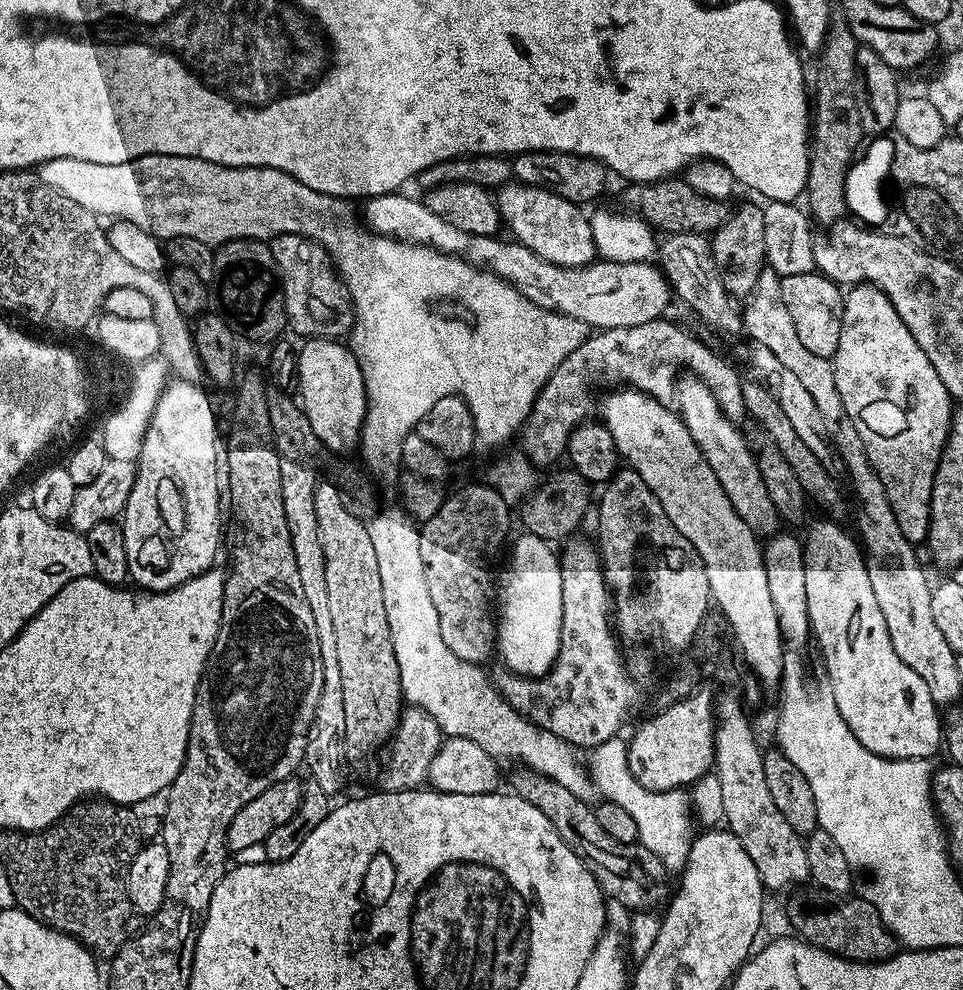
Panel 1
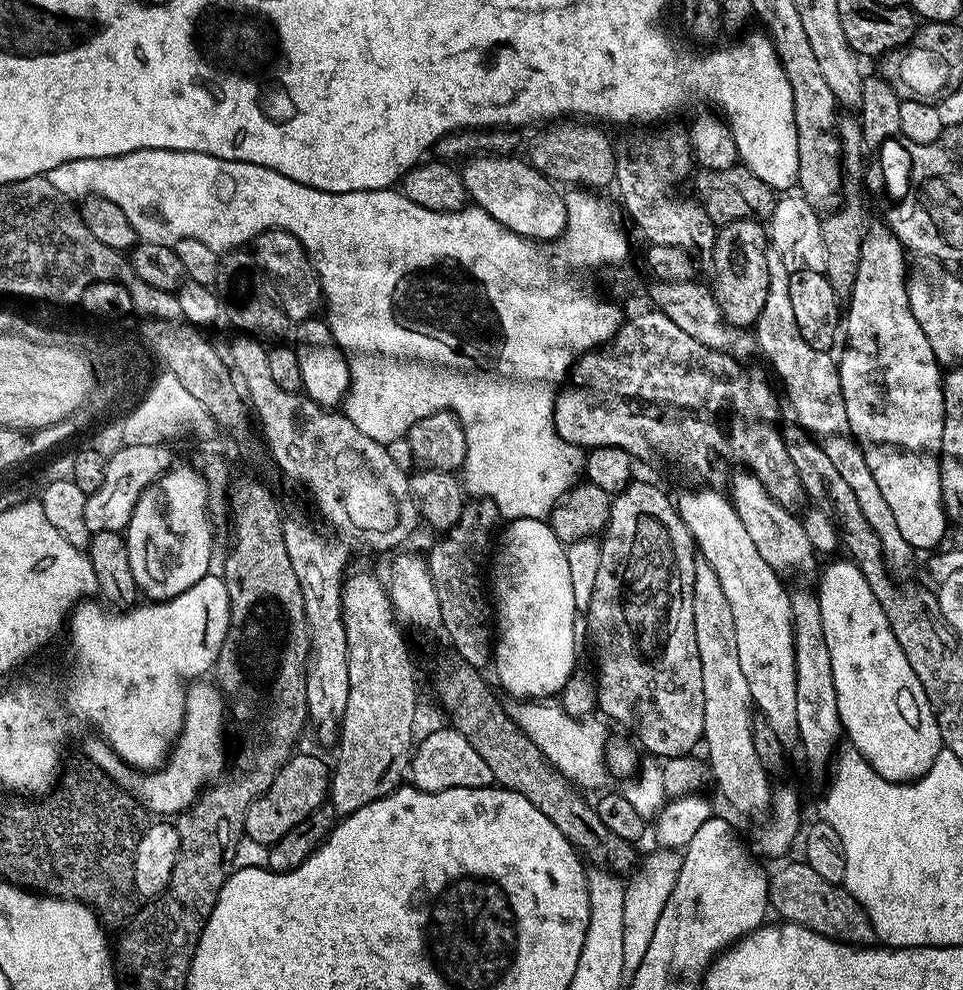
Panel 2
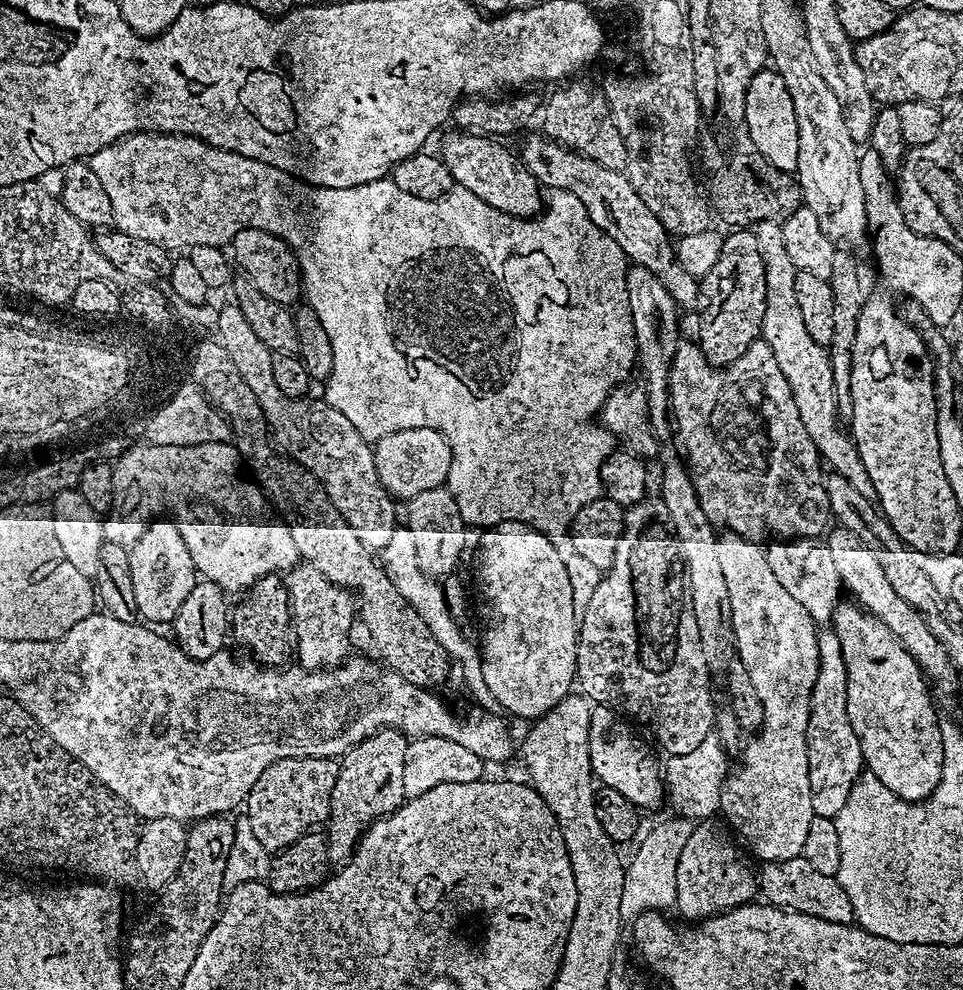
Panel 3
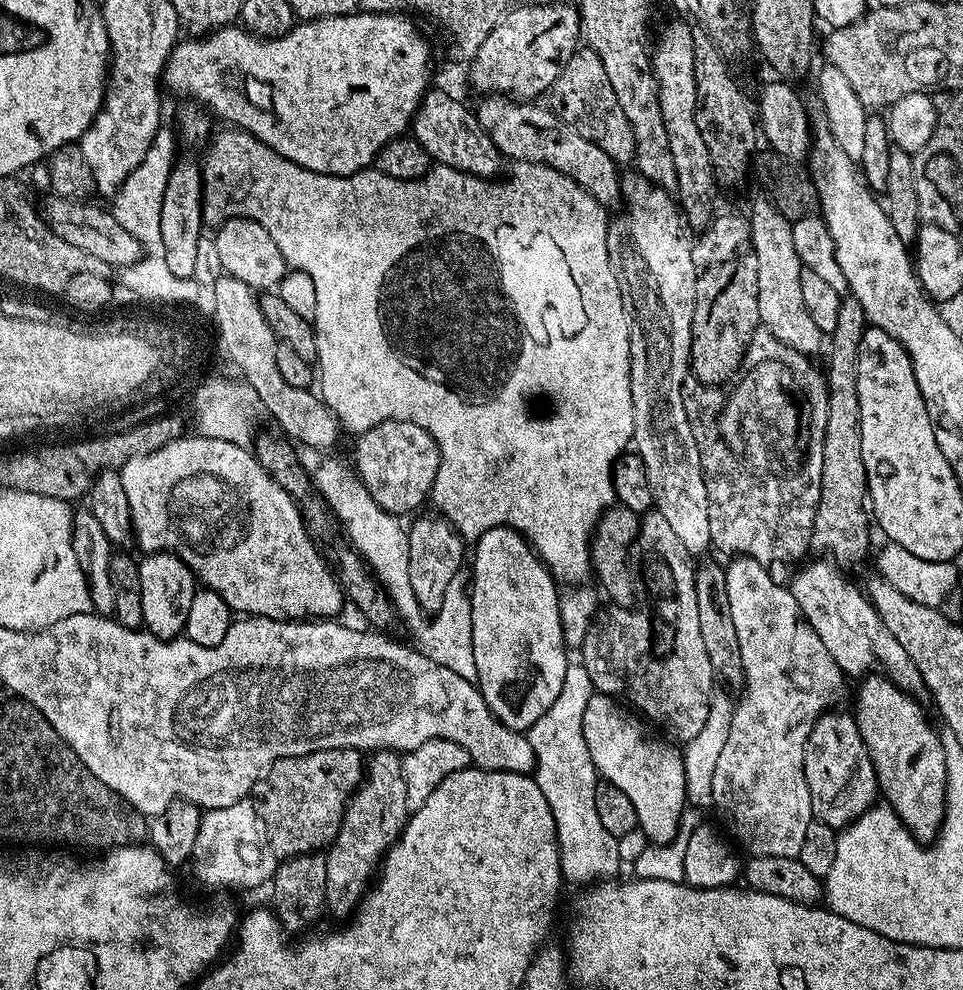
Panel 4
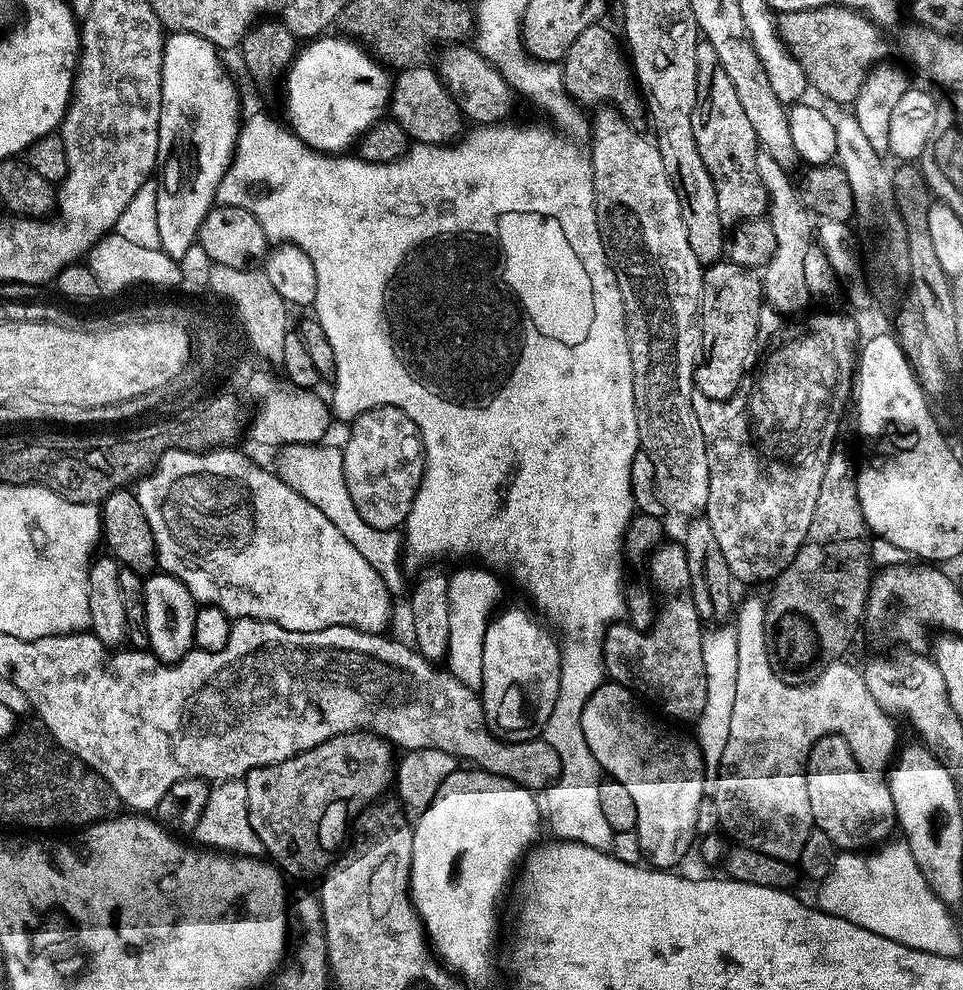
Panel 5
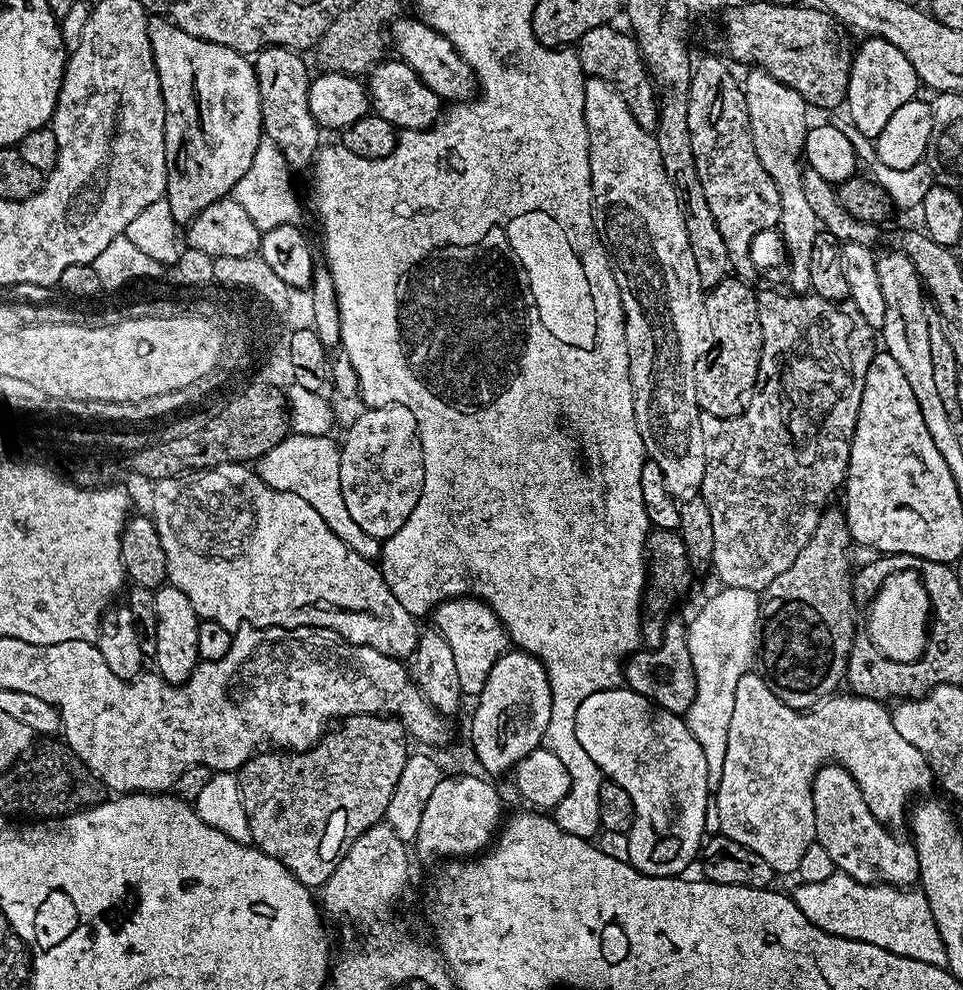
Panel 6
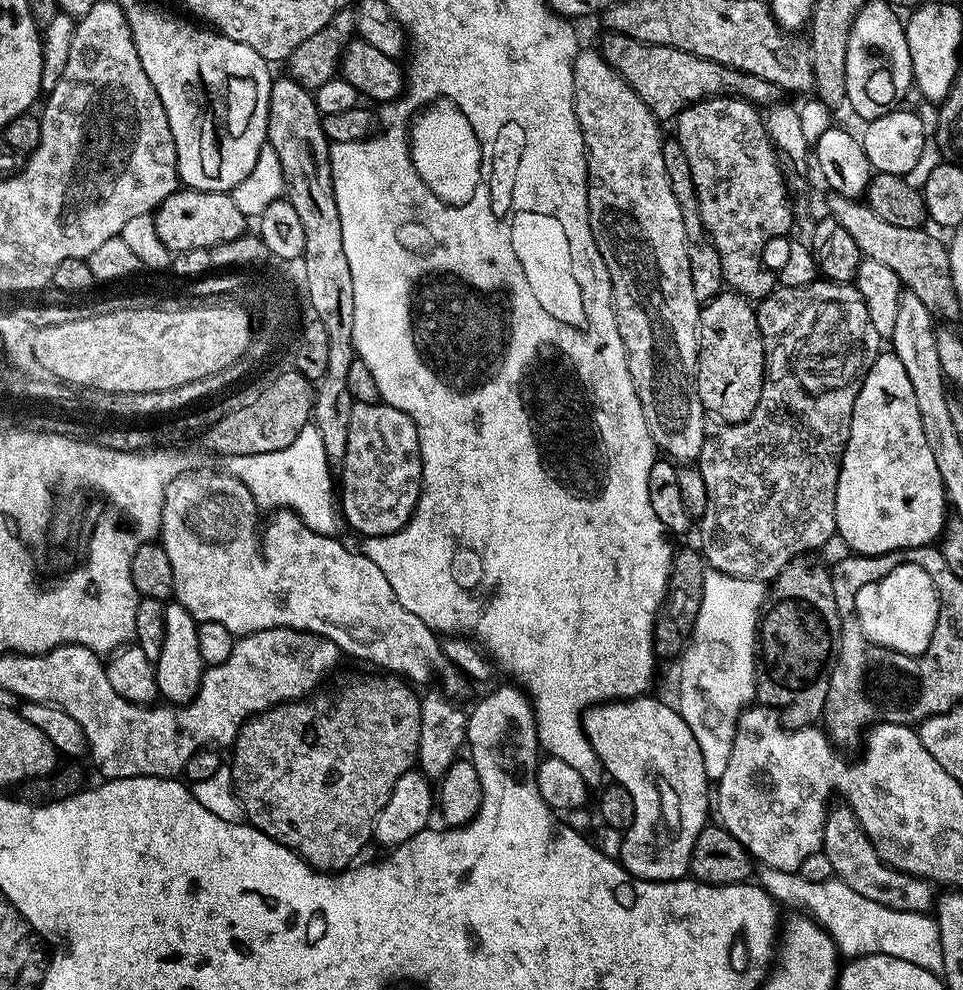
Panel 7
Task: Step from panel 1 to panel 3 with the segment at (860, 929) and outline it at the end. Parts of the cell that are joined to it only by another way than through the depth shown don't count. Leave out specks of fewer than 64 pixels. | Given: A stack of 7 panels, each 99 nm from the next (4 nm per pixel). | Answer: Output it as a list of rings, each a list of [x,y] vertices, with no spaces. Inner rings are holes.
[[[795,856],[785,860],[769,860],[758,868],[758,892],[767,903],[775,908],[787,908],[790,912],[801,912],[818,918],[826,918],[826,922],[851,924],[854,917],[850,898],[846,898],[846,890],[837,882],[835,876],[818,874],[804,856]]]

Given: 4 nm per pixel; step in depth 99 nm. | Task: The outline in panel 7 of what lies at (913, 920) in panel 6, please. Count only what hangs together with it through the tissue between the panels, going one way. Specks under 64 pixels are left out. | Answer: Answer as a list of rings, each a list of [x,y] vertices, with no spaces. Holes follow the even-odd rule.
[[[768,870],[763,874],[765,876],[762,884],[768,895],[781,905],[793,904],[796,907],[793,909],[803,909],[817,924],[821,924],[835,942],[836,951],[841,957],[886,954],[902,958],[906,962],[914,962],[914,966],[922,966],[922,970],[943,973],[940,926],[931,915],[894,910],[870,896],[858,894],[858,890],[850,890],[846,882],[835,878],[826,882],[806,882],[795,872]]]

